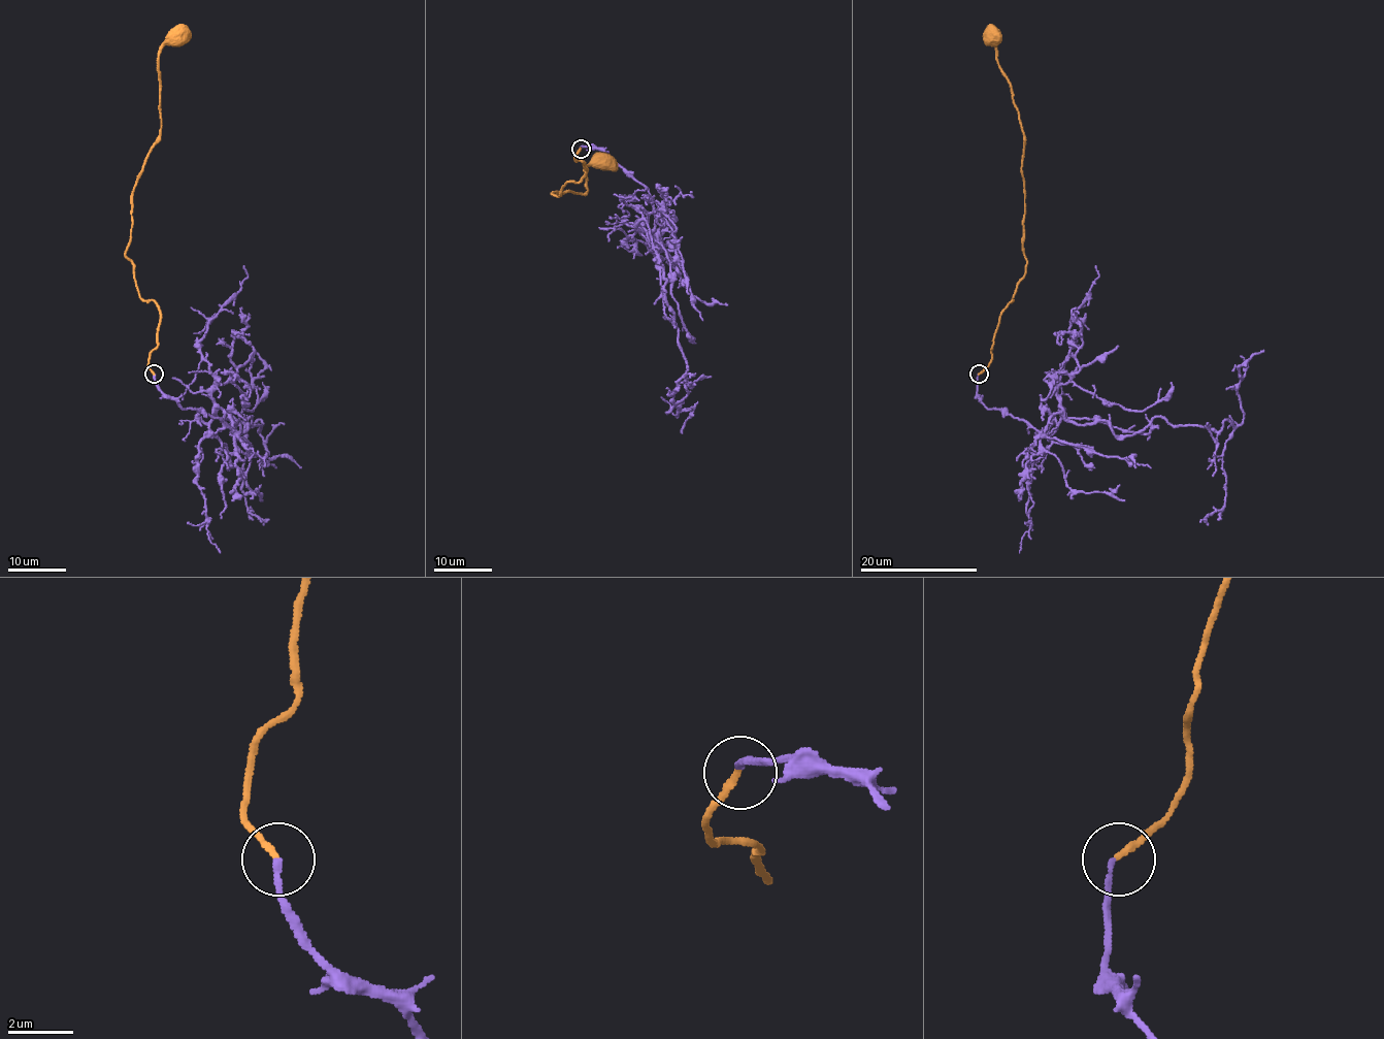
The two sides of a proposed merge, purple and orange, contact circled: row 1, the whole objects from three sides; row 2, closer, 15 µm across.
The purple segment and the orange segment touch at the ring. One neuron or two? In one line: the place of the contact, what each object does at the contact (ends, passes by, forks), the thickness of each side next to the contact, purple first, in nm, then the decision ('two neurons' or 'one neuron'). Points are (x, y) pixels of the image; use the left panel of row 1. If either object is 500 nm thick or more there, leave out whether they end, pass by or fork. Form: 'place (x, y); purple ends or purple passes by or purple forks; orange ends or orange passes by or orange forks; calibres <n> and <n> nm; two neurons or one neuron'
place (154, 374); purple ends; orange ends; calibres 170 and 200 nm; one neuron

